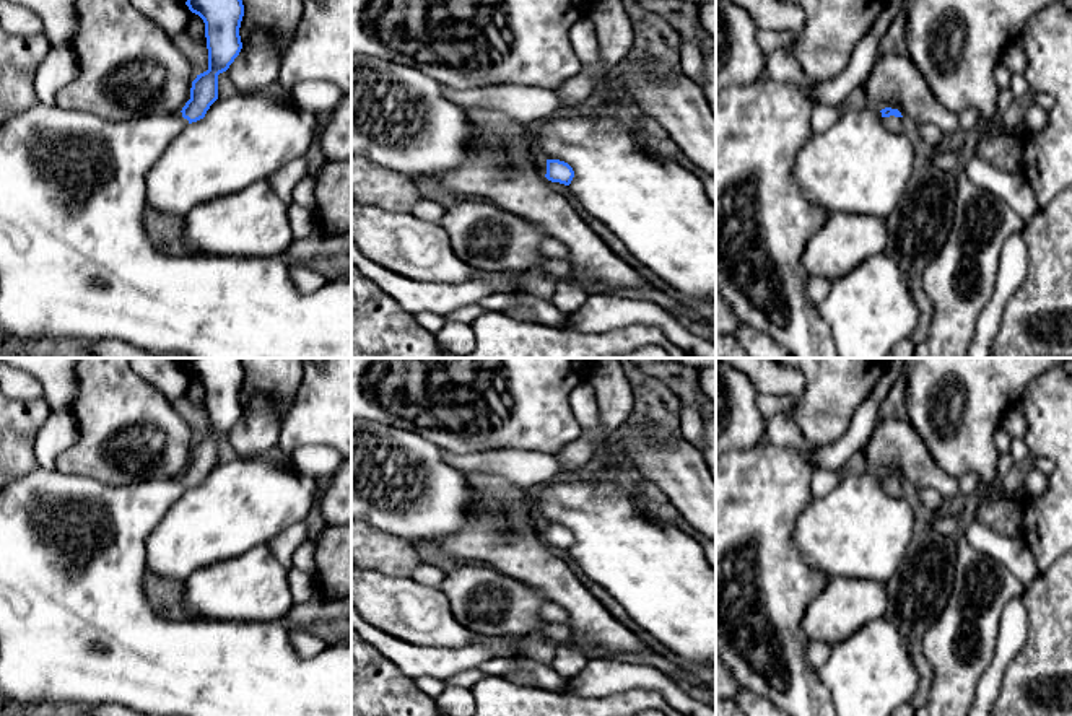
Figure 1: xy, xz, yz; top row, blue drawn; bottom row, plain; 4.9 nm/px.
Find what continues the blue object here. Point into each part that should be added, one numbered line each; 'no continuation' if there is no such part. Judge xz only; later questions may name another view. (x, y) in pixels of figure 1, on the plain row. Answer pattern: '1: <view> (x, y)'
1: xz (519, 521)

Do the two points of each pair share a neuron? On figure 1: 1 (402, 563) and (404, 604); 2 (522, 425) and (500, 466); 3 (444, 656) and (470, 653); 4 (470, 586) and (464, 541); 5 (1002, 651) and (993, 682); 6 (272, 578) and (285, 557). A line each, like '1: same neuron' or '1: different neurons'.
1: different neurons
2: different neurons
3: same neuron
4: different neurons
5: same neuron
6: different neurons

